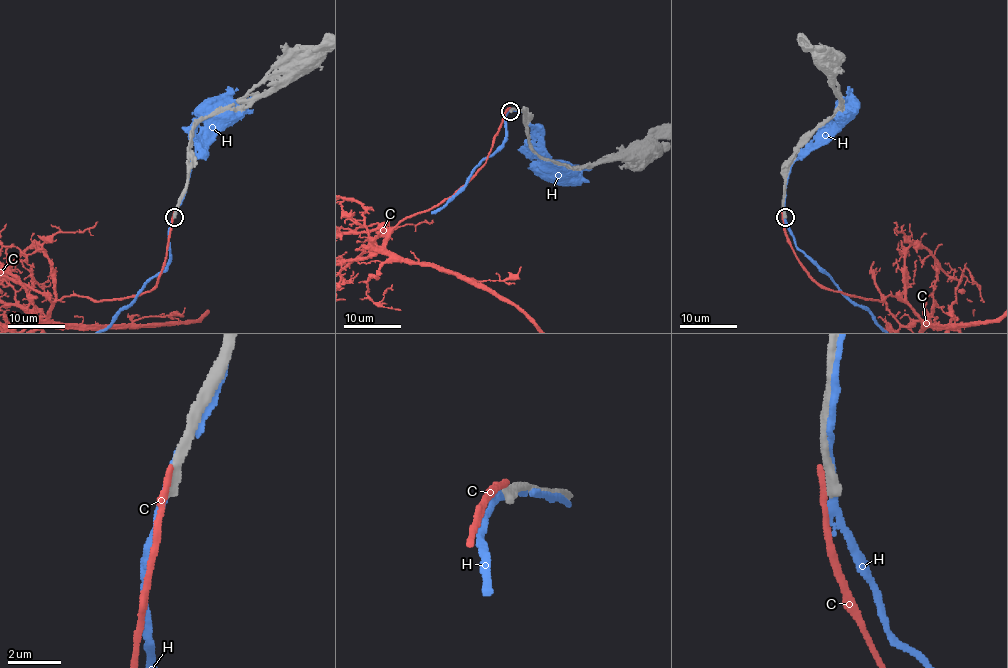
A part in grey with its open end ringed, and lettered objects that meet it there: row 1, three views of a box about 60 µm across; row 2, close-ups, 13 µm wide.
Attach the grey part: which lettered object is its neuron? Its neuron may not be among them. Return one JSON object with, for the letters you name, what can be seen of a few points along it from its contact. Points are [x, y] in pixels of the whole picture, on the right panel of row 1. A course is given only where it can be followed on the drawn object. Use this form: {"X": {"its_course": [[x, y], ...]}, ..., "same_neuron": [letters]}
{"same_neuron": []}

